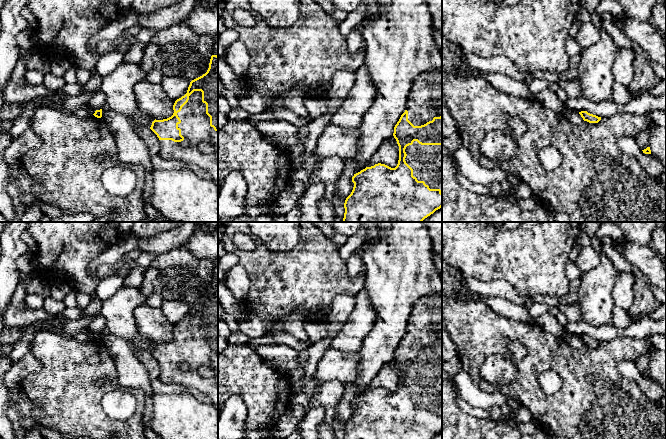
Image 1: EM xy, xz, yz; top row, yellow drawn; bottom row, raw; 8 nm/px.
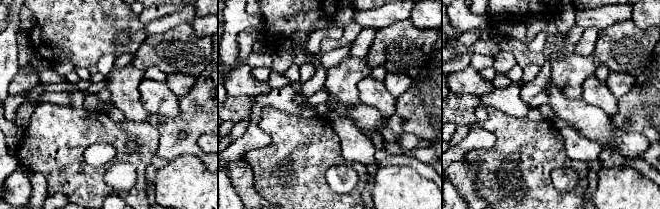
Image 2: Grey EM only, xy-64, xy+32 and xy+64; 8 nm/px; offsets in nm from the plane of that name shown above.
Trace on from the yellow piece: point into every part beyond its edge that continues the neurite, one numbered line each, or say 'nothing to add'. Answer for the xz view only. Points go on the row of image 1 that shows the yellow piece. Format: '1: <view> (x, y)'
1: xz (426, 160)

